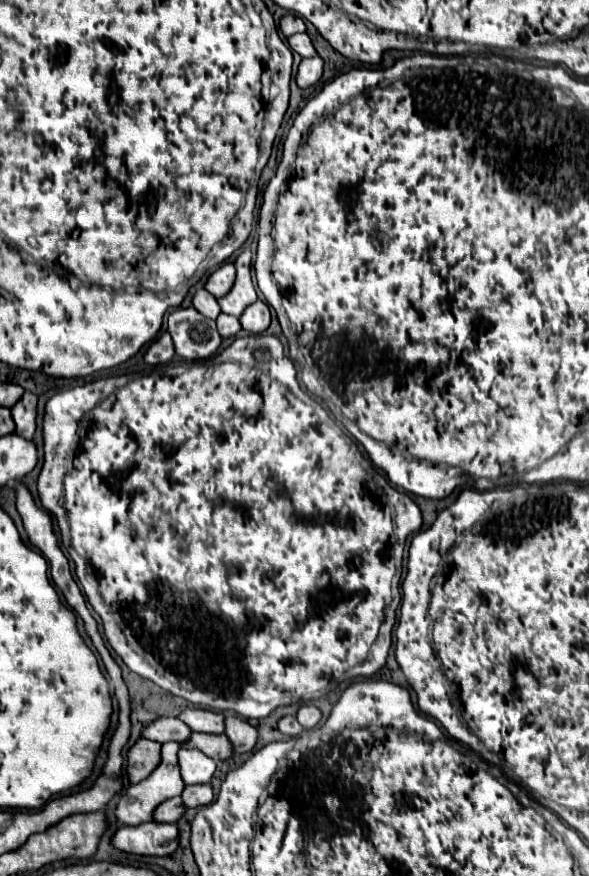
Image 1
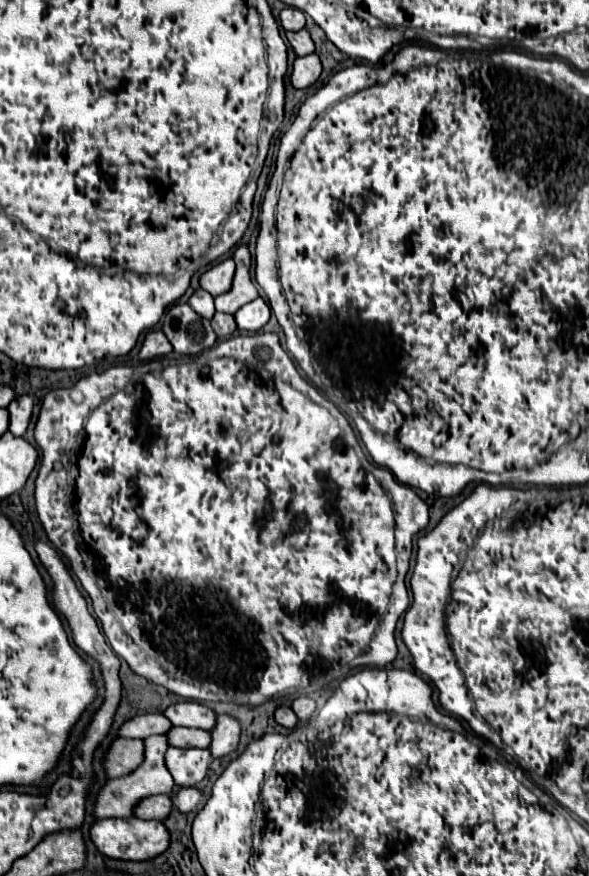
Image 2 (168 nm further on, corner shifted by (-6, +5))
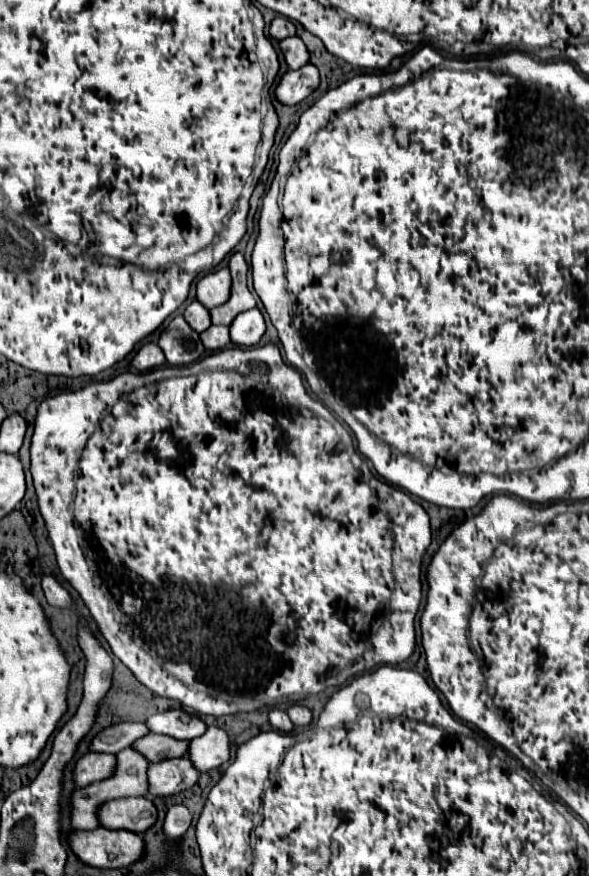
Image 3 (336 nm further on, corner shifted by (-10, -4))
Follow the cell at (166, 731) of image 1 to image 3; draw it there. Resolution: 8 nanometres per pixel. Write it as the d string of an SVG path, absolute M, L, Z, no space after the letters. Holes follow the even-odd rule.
M114 723L92 739L90 751L116 755L118 751L128 749L132 741L136 741L138 737L144 737L146 733L148 729L144 723Z

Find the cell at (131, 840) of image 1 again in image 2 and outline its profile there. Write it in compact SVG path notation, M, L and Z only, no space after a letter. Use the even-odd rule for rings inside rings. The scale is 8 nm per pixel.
M136 816L130 818L106 818L98 820L90 828L90 838L98 846L98 850L110 858L120 860L150 860L162 854L170 846L170 832L158 820L142 820Z

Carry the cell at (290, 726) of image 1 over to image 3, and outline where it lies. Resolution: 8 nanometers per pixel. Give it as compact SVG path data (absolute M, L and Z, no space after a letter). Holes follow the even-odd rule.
M270 709L270 723L272 723L272 727L274 729L278 729L278 731L284 731L284 733L290 733L292 729L294 729L294 725L292 725L292 721L290 721L290 717L286 715L286 711L280 711L280 709Z

